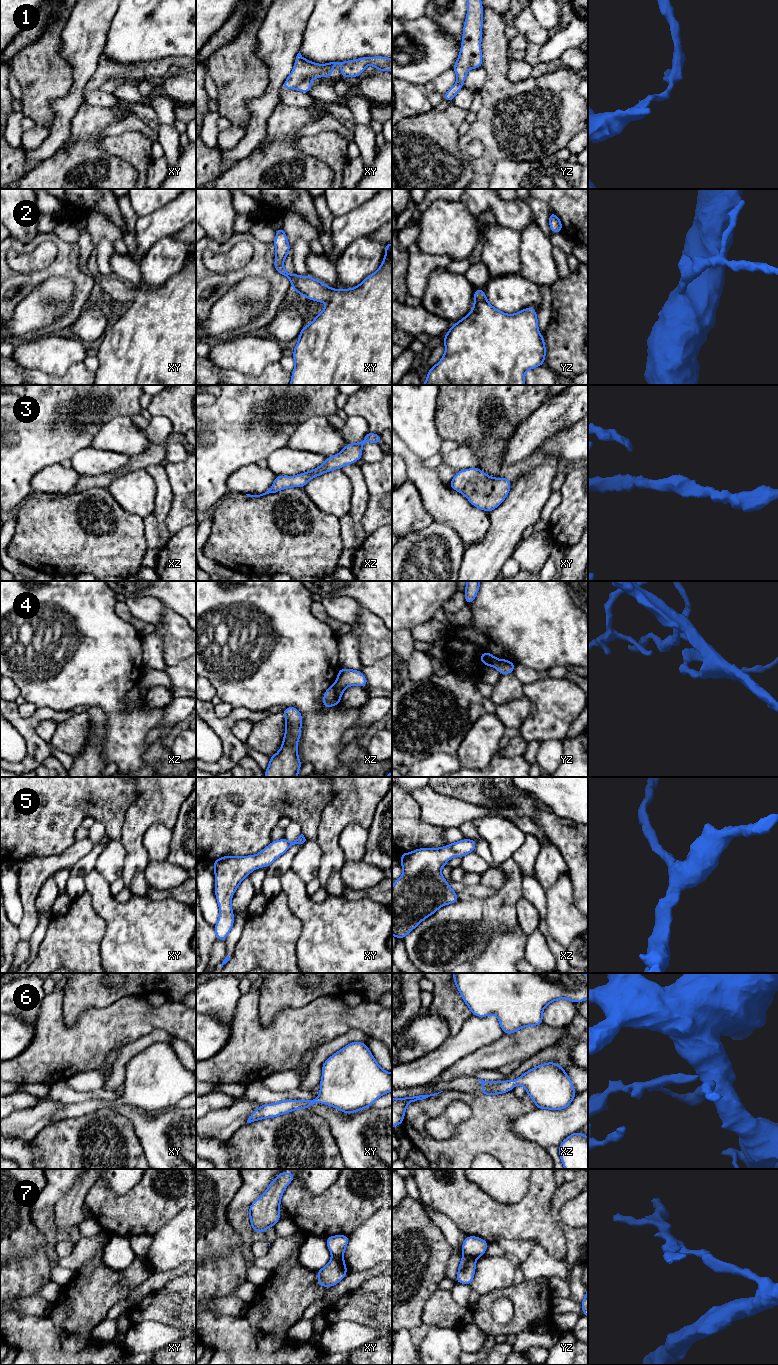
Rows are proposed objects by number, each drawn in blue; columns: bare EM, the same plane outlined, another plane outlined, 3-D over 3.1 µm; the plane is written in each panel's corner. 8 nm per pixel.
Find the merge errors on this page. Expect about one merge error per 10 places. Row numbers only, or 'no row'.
4, 7

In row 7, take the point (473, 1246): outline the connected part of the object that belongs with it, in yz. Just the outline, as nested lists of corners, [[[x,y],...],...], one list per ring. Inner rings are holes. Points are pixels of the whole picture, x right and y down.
[[[466,1236],[461,1248],[464,1256],[477,1259],[482,1257],[487,1250],[489,1243],[482,1238],[476,1236]]]

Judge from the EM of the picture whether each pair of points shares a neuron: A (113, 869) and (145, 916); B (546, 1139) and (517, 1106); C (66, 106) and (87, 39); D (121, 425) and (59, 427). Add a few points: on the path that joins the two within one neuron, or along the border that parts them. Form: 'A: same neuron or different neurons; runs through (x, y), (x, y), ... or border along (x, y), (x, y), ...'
A: different neurons; border along (94, 869), (110, 884)
B: different neurons; border along (536, 1108), (510, 1122), (510, 1129), (517, 1136)
C: same neuron; runs through (77, 89), (83, 71), (83, 56)
D: different neurons; border along (123, 415), (118, 415), (108, 420), (89, 445)

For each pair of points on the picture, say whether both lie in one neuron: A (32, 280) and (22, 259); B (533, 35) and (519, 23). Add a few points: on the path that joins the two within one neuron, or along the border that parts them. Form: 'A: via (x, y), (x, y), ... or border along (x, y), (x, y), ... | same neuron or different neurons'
A: border along (51, 263), (44, 268), (28, 272), (10, 269) | different neurons
B: via (530, 32), (522, 24) | same neuron

